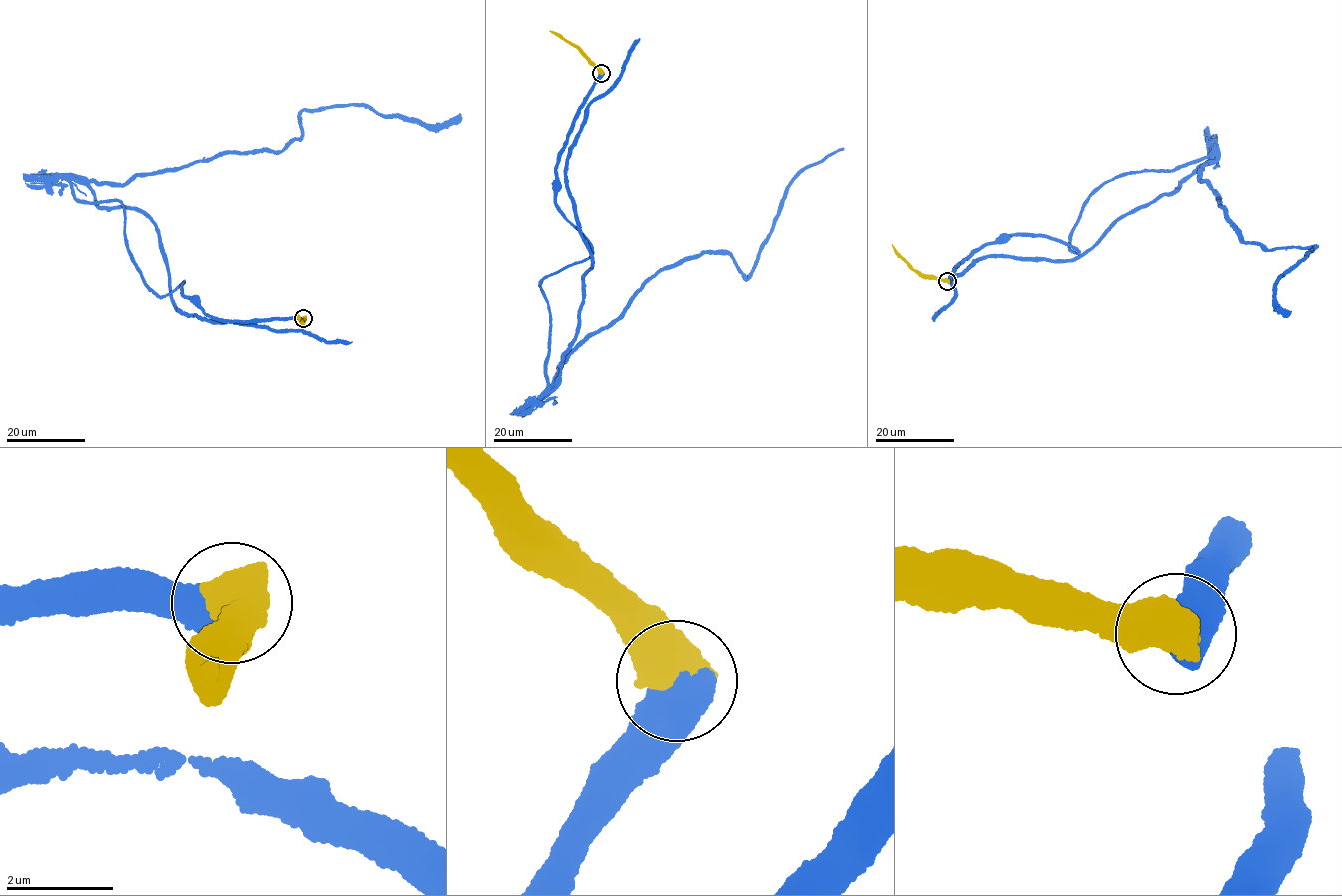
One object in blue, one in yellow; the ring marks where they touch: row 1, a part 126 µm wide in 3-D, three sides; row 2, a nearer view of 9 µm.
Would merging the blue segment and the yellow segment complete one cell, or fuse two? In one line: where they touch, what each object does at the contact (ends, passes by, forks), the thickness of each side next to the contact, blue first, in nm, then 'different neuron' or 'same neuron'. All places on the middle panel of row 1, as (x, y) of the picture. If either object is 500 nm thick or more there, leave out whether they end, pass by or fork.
place (601, 73); calibres 700 and 800 nm; different neuron

